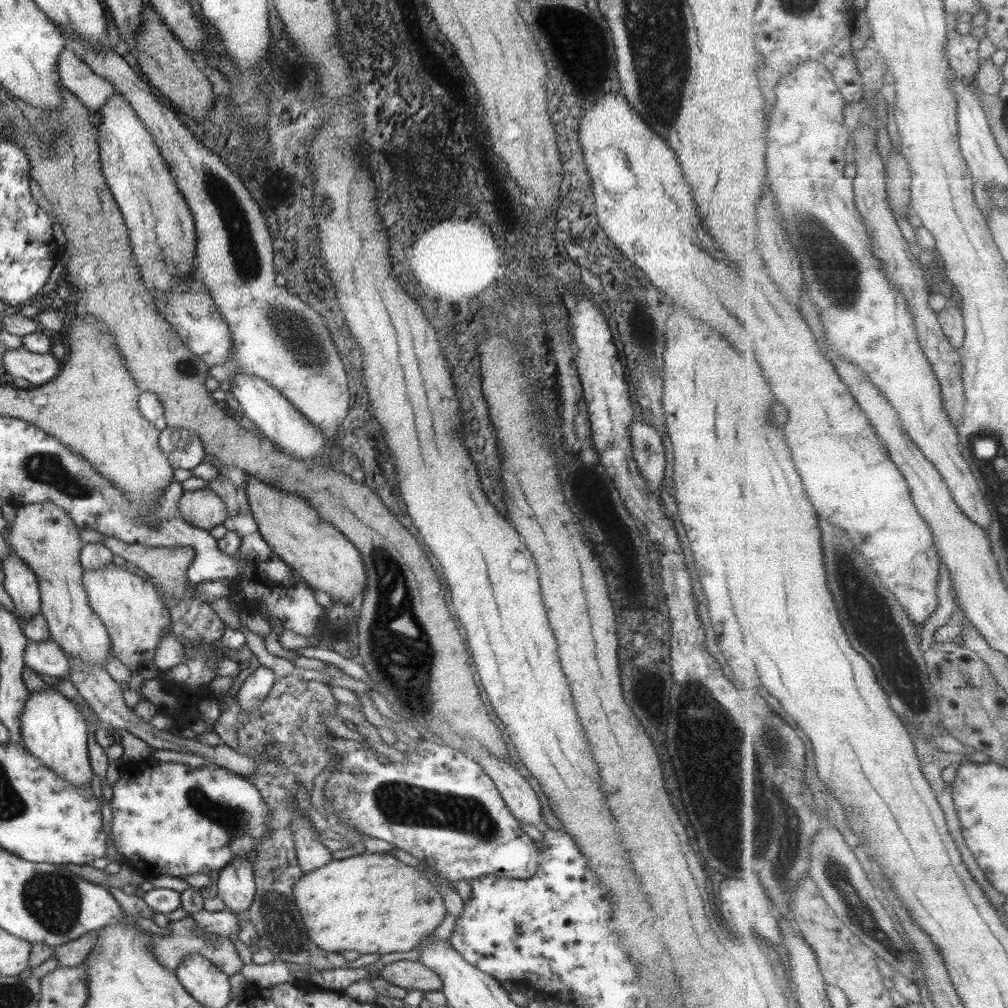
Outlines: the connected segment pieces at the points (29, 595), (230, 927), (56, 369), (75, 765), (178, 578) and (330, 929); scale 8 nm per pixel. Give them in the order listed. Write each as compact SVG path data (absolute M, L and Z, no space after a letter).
M12 549L11 553L1 560L4 582L2 587L14 604L14 616L18 622L26 622L32 616L41 614L40 592L36 573Z
M194 908L193 913L189 913L189 917L198 928L222 937L228 937L229 934L239 931L239 917L230 910L210 911L198 908L196 911Z
M20 346L17 349L7 348L1 365L13 378L24 378L30 385L40 386L50 382L60 372L62 360L56 359L52 352L38 354Z
M46 679L47 687L41 691L29 691L21 710L20 735L22 743L44 766L56 771L75 787L91 786L92 774L87 749L88 725L77 705L62 694L52 680Z
M105 537L104 542L101 543L107 546L120 562L141 568L154 583L164 588L166 595L170 595L172 599L186 599L189 596L186 593L188 582L185 570L195 555L190 547L165 547L164 545L149 547L141 544L128 544L112 537Z
M369 853L333 859L328 865L303 874L292 889L294 902L302 915L307 937L316 942L318 948L328 952L356 950L360 954L388 954L408 952L420 944L420 938L438 932L438 926L448 913L444 899L437 888L426 880L416 868L406 866L386 853Z

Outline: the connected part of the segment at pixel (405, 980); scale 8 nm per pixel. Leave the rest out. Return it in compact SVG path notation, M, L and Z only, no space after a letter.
M399 960L379 970L379 977L407 990L440 991L441 978L420 961Z

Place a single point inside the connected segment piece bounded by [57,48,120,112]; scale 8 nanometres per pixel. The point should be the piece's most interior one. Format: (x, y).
(74, 74)

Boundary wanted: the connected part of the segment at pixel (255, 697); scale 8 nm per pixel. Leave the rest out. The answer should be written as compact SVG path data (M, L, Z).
M260 666L255 672L250 673L237 692L237 701L241 710L253 710L268 696L273 684L277 681L270 668Z

